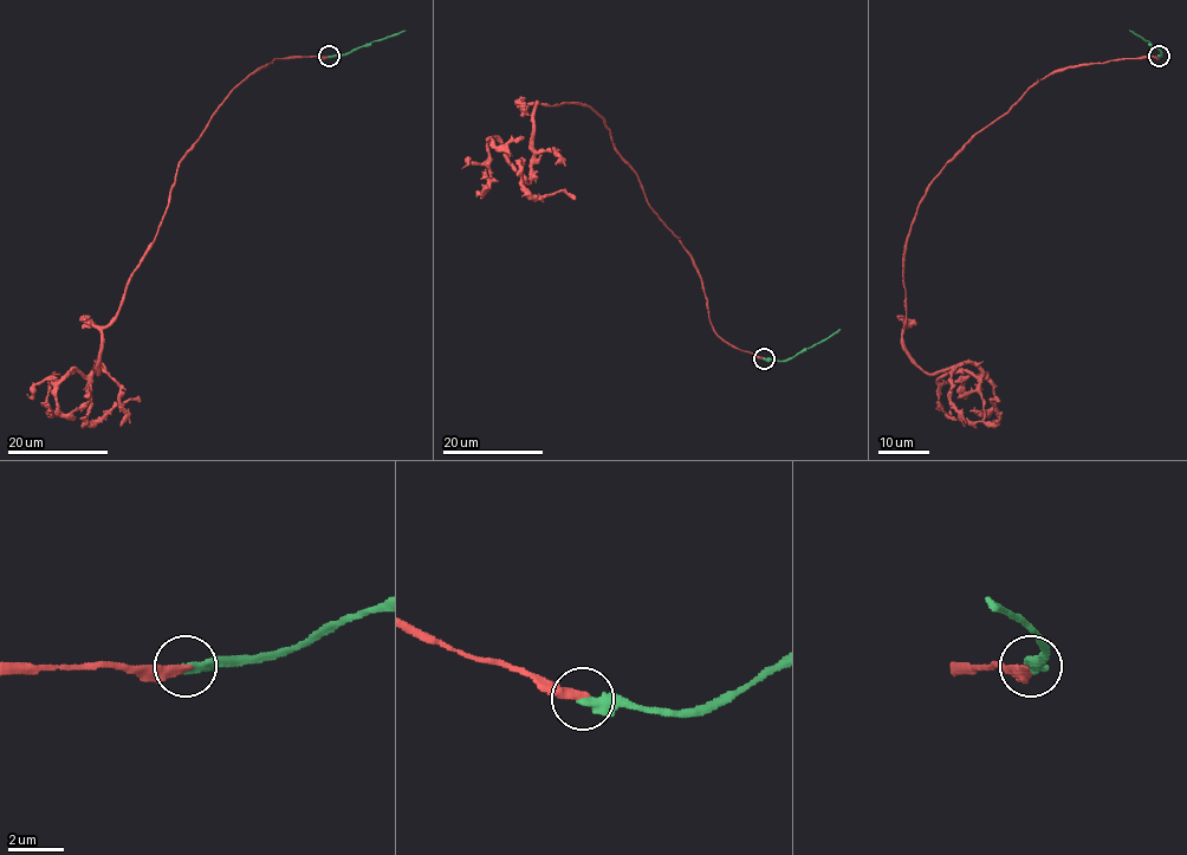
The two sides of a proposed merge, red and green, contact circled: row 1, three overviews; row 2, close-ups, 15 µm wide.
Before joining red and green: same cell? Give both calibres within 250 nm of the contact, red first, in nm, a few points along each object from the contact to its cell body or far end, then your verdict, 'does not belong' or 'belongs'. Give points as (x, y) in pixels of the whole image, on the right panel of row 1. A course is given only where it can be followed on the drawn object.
320 nm thick on the red side, 400 nm on the other; red runs (1159, 57), (1037, 81), (919, 206), (902, 349), (929, 374), (972, 362), (939, 380), (988, 380), (970, 412); green runs (1159, 57), (1161, 53), (1148, 41), (1129, 31); belongs

